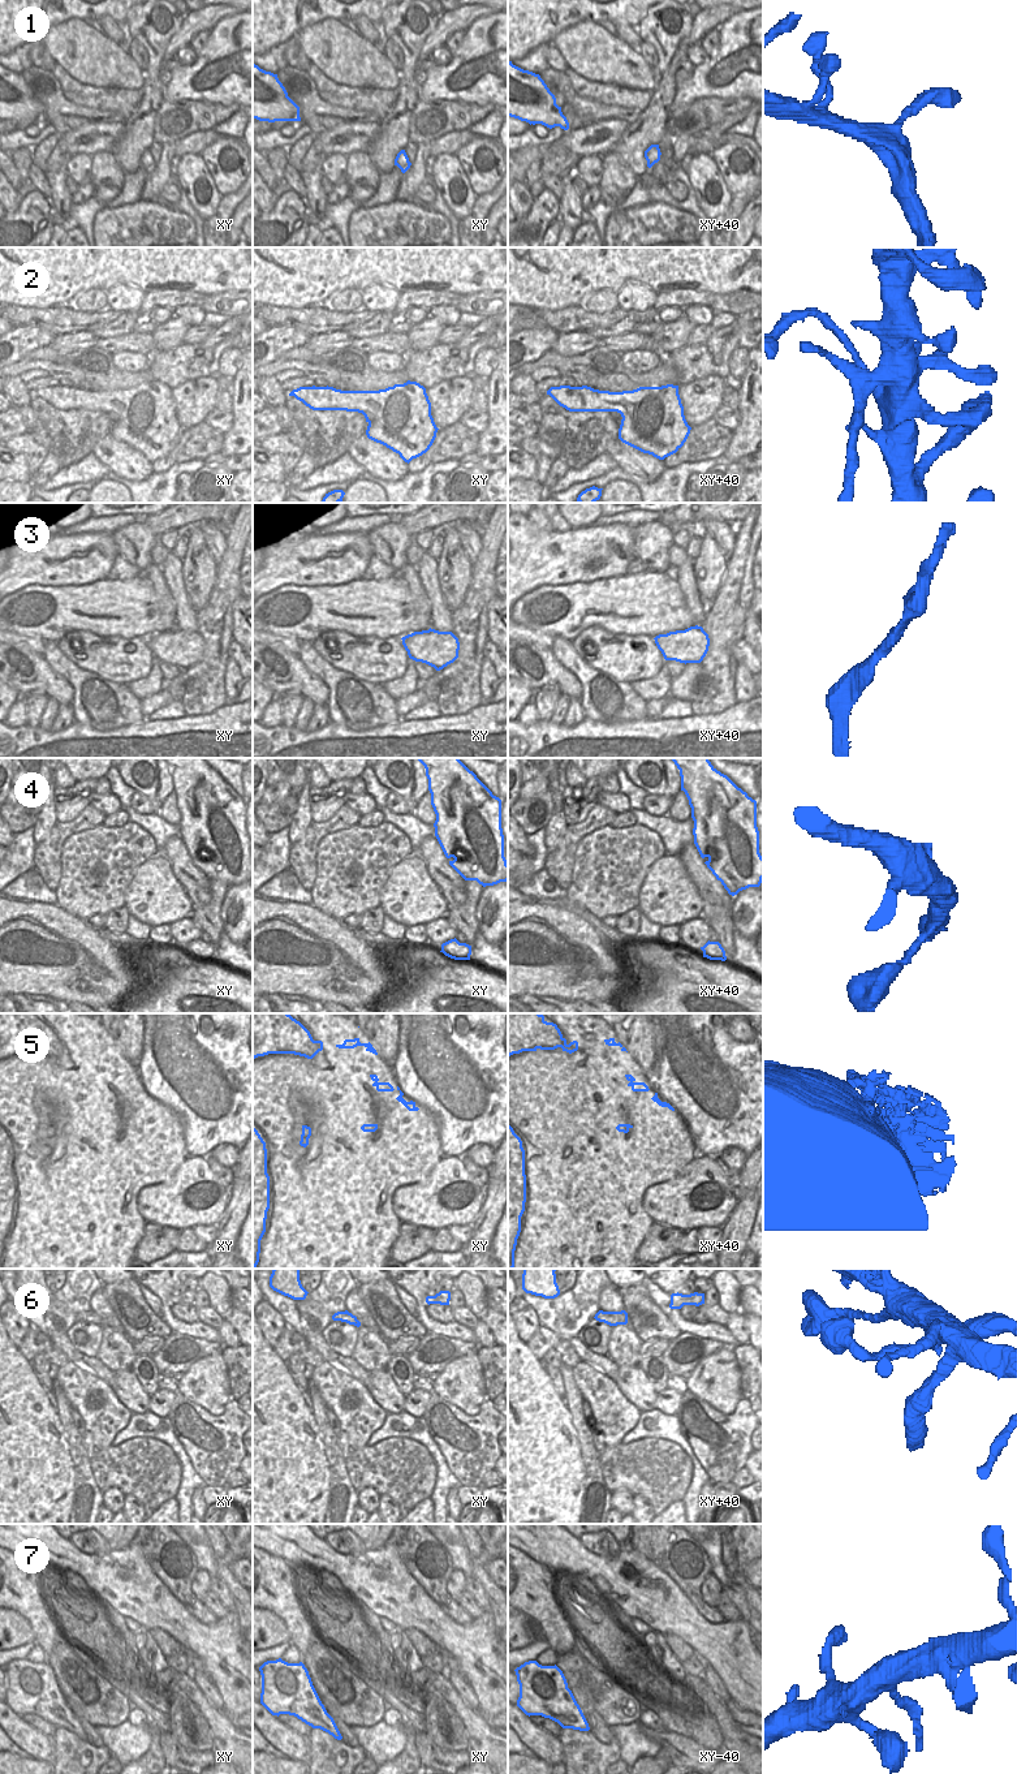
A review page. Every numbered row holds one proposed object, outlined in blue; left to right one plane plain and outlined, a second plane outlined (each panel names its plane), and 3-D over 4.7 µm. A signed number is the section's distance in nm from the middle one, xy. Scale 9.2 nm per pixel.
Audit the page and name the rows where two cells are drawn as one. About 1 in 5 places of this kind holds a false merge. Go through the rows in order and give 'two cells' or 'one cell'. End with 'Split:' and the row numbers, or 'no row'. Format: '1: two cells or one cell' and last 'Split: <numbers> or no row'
1: one cell
2: two cells
3: one cell
4: one cell
5: one cell
6: one cell
7: one cell
Split: 2

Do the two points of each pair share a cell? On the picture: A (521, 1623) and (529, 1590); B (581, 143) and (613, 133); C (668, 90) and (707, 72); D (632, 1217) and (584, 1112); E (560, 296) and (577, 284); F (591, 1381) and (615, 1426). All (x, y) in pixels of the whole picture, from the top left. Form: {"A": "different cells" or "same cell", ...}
{"A": "different cells", "B": "same cell", "C": "different cells", "D": "same cell", "E": "same cell", "F": "same cell"}

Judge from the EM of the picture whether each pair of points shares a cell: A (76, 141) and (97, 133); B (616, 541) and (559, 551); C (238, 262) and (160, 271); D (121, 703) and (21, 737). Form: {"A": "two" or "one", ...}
{"A": "one", "B": "one", "C": "one", "D": "two"}

